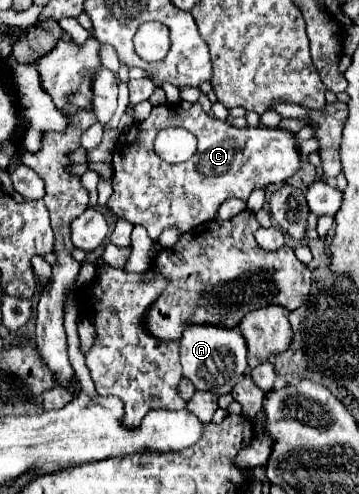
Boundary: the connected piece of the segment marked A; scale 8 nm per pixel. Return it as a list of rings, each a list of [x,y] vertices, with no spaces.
[[[189,325],[185,329],[181,343],[181,367],[183,377],[187,377],[197,391],[209,391],[215,395],[227,395],[247,371],[247,349],[245,339],[237,329],[215,329],[211,325]]]

